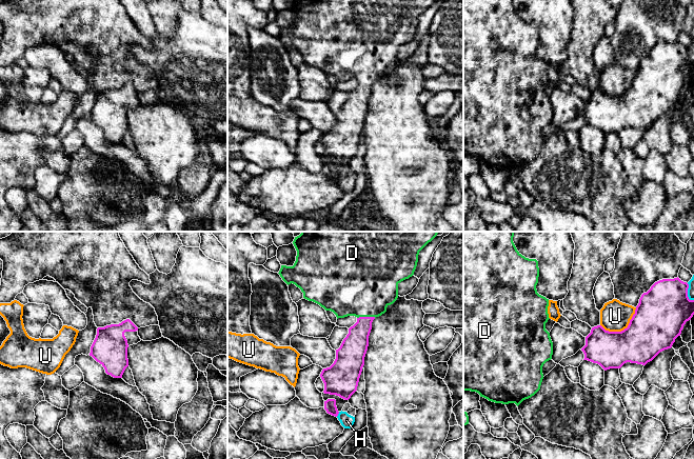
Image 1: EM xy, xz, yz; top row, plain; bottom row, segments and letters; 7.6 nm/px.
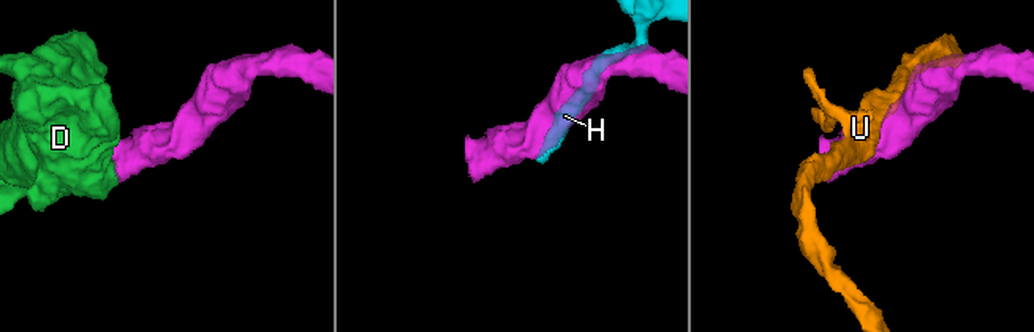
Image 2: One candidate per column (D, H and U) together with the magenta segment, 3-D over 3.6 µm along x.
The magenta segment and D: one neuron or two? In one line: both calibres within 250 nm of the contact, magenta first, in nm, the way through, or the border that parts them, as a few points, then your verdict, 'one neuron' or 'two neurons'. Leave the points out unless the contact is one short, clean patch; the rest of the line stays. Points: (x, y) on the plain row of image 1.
200 nm thick on the magenta side, 500 nm on the other; one neuron

